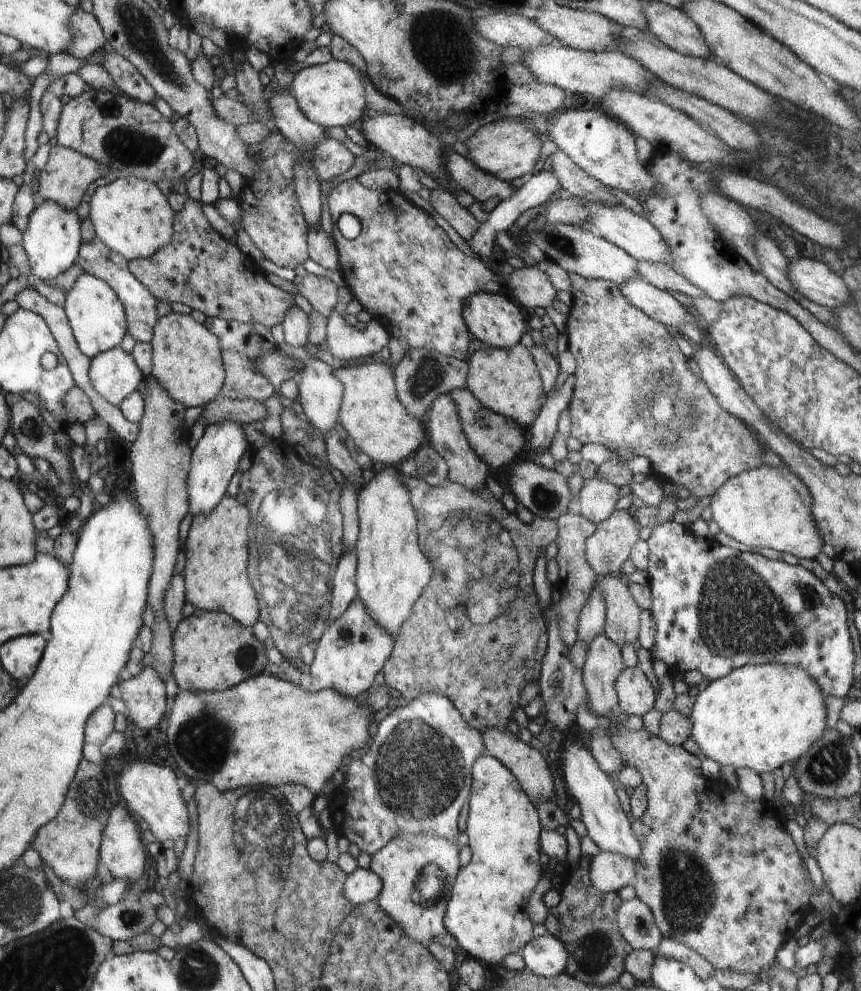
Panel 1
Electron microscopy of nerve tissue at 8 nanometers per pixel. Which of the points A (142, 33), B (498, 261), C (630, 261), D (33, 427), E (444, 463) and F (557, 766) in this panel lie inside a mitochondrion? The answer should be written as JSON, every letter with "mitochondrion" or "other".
{"A":"mitochondrion","B":"other","C":"other","D":"mitochondrion","E":"other","F":"other"}

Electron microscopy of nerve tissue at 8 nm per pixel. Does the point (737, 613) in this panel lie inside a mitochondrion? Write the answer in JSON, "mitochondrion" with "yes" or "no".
{"mitochondrion":"yes"}

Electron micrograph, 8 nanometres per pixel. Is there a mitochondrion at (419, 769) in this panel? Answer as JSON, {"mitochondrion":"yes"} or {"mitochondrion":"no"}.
{"mitochondrion":"yes"}

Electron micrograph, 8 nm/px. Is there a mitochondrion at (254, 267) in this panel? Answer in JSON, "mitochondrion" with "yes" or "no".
{"mitochondrion":"no"}

